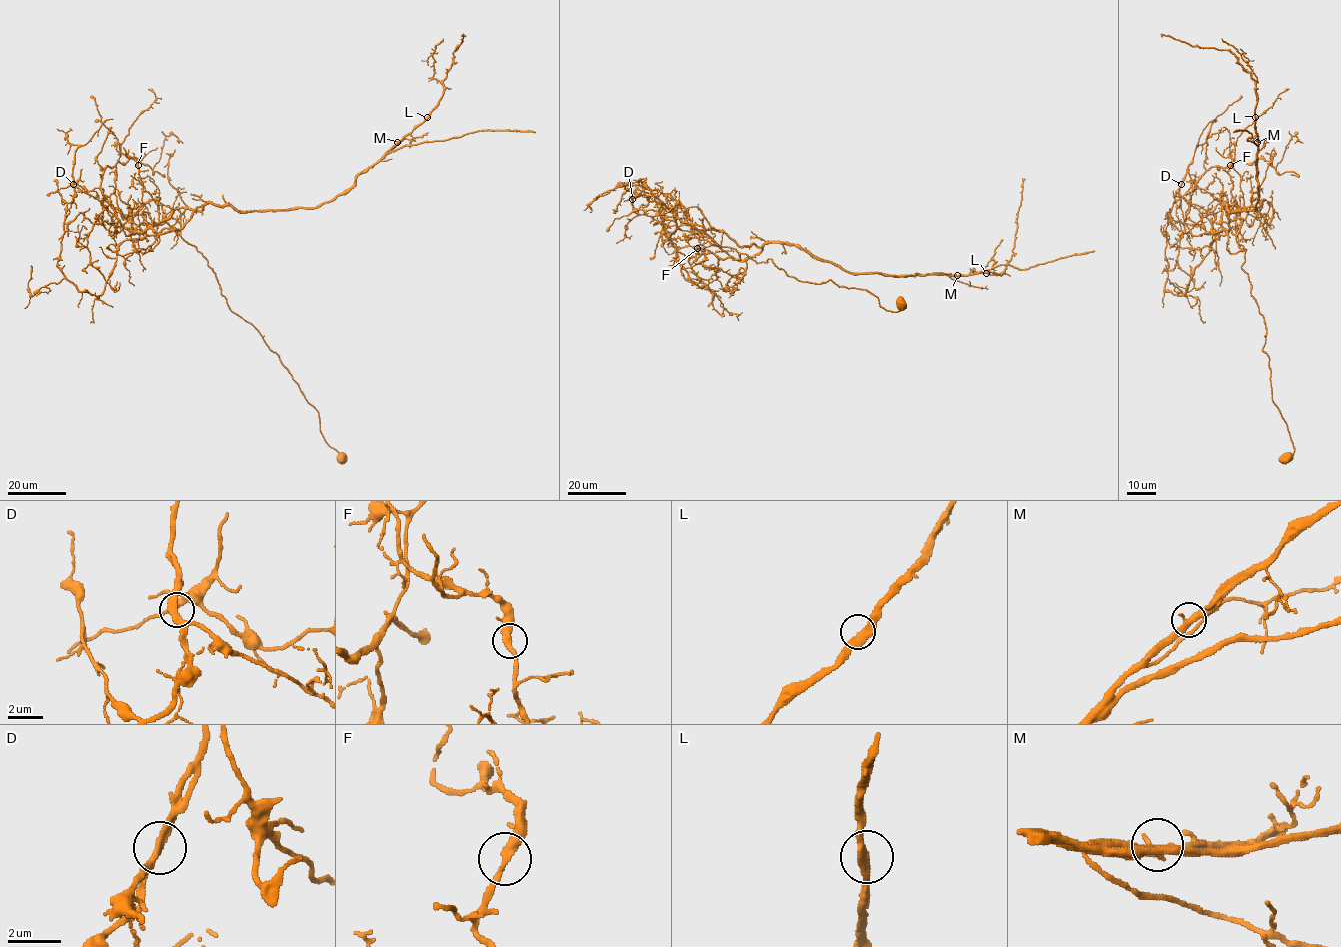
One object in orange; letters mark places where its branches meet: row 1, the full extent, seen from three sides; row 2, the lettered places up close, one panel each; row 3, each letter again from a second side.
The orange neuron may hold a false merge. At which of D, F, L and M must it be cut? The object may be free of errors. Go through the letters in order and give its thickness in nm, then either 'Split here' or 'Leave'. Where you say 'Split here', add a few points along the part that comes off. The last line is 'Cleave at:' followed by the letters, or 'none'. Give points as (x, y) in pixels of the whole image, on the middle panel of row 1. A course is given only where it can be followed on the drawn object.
D: Thickness 360 nm. Split here. Course of the part to remove: (632, 198), (655, 200), (666, 215), (724, 231), (740, 246), (792, 243), (853, 273), (1001, 274), (1022, 178)
F: Thickness 340 nm. Leave
L: Thickness 360 nm. Leave
M: Thickness 340 nm. Leave
Cleave at: D

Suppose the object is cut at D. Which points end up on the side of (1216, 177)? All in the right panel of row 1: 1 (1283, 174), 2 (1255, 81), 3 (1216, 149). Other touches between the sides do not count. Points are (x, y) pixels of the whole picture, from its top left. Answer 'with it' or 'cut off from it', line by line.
1: cut off from it
2: with it
3: with it

